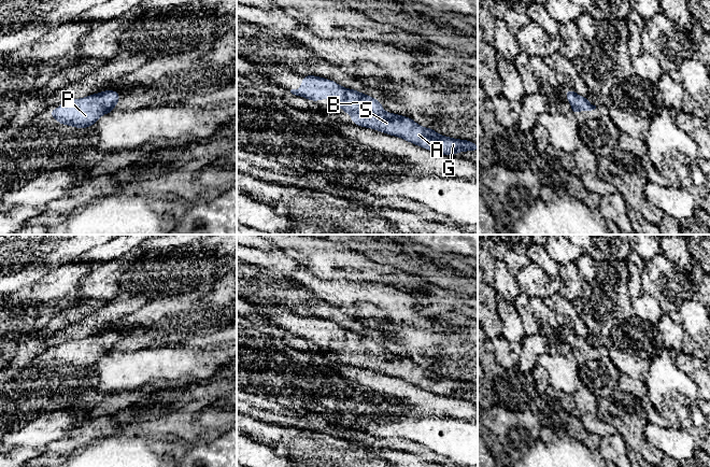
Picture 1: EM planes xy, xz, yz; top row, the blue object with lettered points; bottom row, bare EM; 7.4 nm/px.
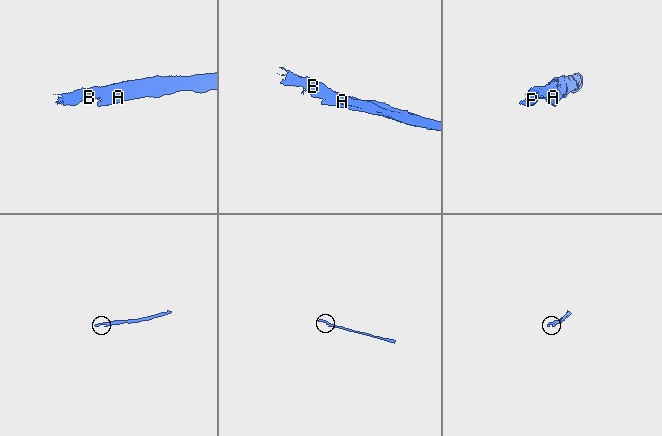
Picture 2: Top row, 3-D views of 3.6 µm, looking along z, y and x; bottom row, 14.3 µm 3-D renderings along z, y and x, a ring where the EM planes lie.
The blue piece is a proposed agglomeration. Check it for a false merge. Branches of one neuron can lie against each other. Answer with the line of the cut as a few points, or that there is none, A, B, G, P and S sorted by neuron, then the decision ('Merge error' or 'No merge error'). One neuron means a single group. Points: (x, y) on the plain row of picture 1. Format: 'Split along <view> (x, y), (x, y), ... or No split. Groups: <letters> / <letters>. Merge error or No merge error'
No split. Groups: A B G P S. No merge error

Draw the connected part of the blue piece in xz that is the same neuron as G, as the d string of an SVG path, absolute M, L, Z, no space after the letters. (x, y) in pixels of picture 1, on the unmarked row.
M302 316L300 330L290 334L314 343L336 339L338 349L351 356L353 365L399 378L425 391L441 396L455 396L463 392L478 392L470 381L459 381L437 374L432 369L424 369L412 359L383 352L381 343L355 330L343 329L331 321L314 316Z

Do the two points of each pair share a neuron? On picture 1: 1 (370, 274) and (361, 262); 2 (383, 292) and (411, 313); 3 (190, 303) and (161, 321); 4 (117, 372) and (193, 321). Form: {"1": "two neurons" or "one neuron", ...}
{"1": "one neuron", "2": "one neuron", "3": "one neuron", "4": "two neurons"}

